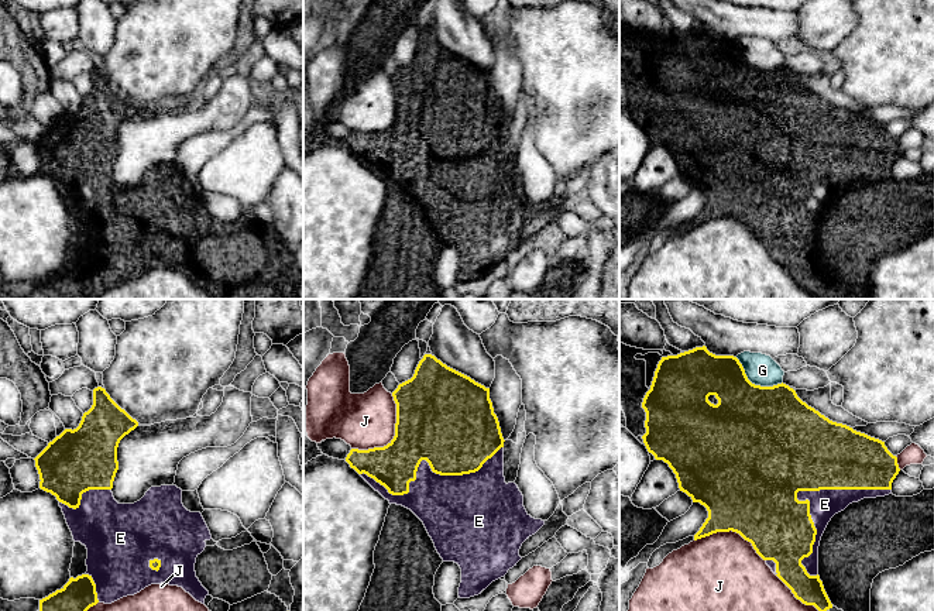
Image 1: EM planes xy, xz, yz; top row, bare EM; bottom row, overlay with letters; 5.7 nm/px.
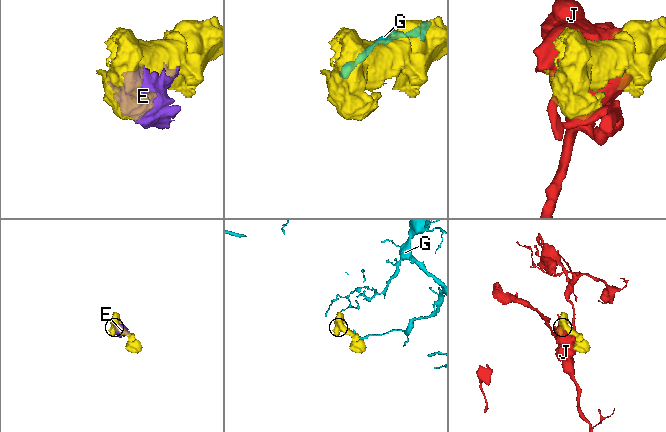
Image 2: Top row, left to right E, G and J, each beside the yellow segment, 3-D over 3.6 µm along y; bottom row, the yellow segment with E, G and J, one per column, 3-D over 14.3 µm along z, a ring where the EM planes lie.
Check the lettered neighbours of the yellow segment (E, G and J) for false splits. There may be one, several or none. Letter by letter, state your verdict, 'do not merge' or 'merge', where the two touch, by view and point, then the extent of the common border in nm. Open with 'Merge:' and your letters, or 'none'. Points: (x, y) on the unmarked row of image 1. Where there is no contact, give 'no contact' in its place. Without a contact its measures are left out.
Merge: E
E: merge; meets yellow in yz at (797, 175); contact 700 nm long
G: do not merge; meets yellow in yz at (754, 68); contact 300 nm long
J: do not merge; meets yellow in xz at (394, 120); contact 400 nm long

